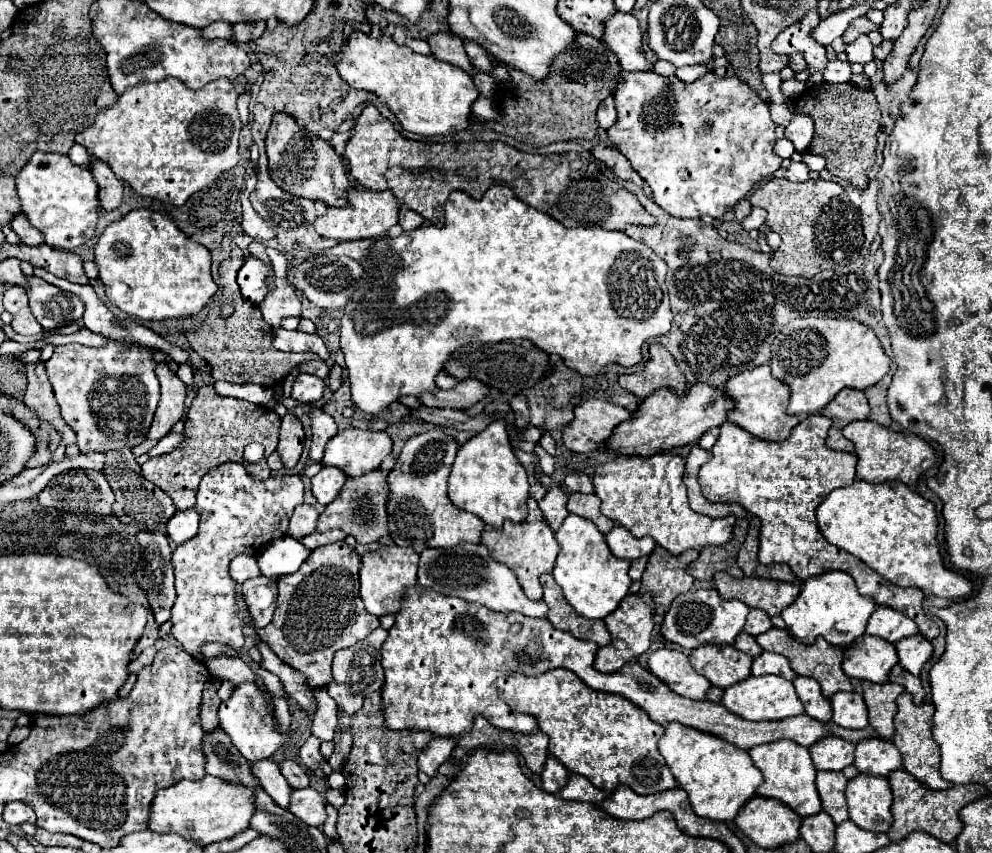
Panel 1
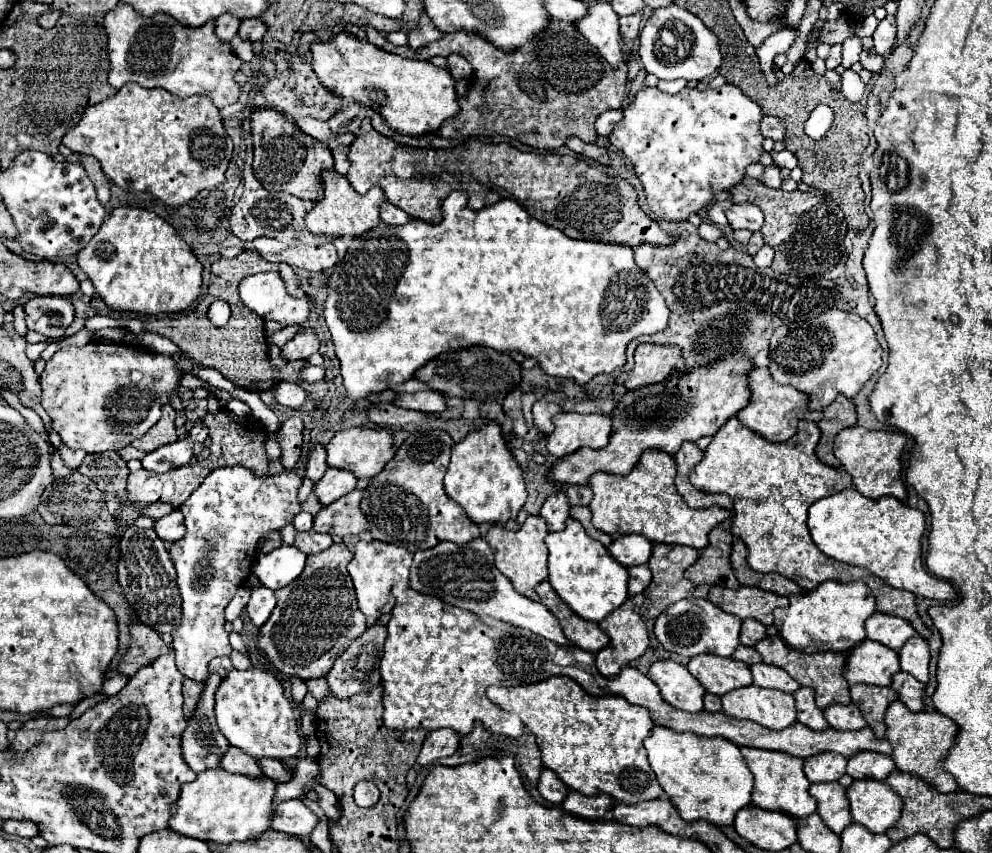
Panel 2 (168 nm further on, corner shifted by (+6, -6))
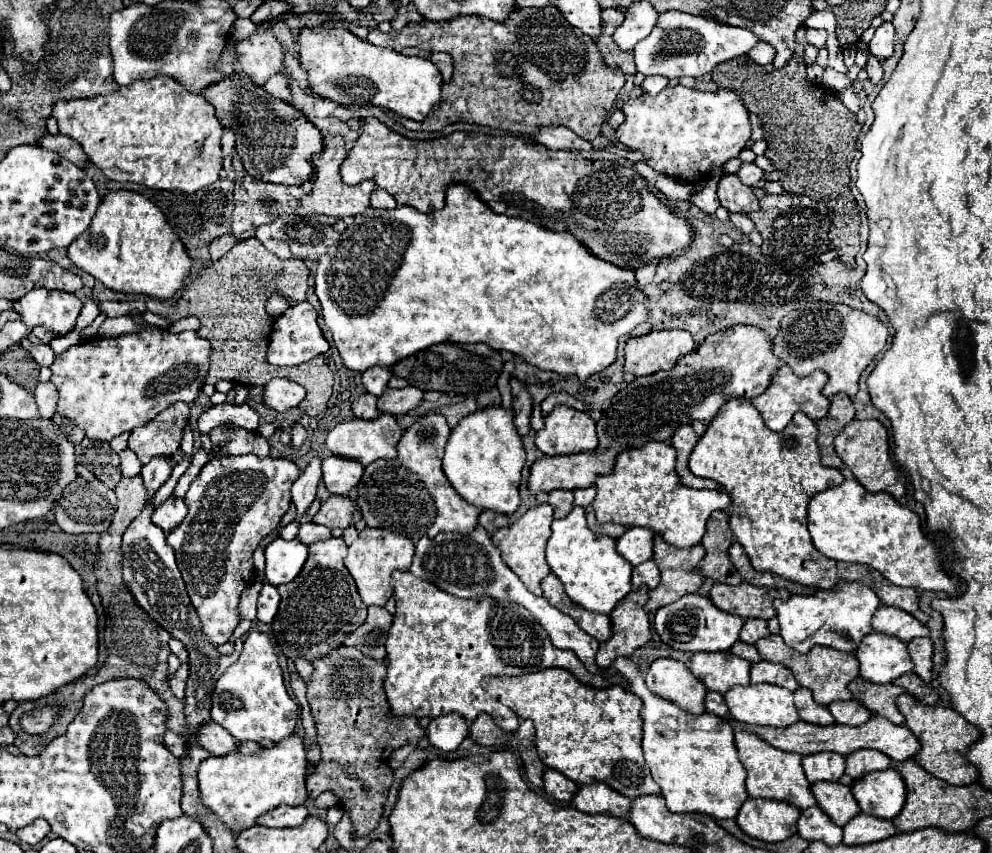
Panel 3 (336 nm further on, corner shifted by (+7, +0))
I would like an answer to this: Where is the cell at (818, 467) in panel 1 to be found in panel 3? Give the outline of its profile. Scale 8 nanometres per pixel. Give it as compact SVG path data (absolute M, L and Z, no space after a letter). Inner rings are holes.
M728 400L692 450L690 470L694 476L718 482L730 494L730 528L758 572L774 572L824 590L836 590L842 580L860 582L870 586L882 604L906 610L926 624L930 616L918 608L914 588L898 588L870 566L836 562L814 548L806 528L806 506L814 494L844 482L840 470L822 466L816 436L818 428L804 412L796 412L786 430L772 432L750 400Z

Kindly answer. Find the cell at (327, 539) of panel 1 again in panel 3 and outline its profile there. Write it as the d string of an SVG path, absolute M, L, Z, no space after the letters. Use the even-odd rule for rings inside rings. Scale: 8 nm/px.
M302 522L302 524L300 524L298 538L300 538L300 542L304 542L304 544L310 546L310 544L314 544L314 542L328 540L328 538L330 538L330 528L318 526L318 524L314 524L314 522Z

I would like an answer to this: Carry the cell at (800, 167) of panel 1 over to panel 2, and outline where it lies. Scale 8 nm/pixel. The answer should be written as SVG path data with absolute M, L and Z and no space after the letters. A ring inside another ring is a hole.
M769 166L769 168L765 170L765 174L761 176L761 182L763 182L765 186L769 186L769 188L781 188L781 184L783 184L781 170L779 170L777 166Z

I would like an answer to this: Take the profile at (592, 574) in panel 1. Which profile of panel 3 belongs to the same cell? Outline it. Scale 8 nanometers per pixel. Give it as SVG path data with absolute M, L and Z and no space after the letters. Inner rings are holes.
M574 506L574 510L566 518L554 520L552 528L554 532L546 546L546 560L552 572L564 584L570 600L590 612L610 614L616 604L632 590L632 564L618 554L616 540L610 536L594 534L586 524L586 514L582 506Z

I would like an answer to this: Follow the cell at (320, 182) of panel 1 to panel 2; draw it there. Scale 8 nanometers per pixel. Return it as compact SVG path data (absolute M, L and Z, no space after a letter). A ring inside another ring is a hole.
M259 108L257 112L251 114L251 132L253 132L253 152L255 152L253 172L265 190L285 192L311 202L321 200L323 196L321 172L335 168L333 154L325 144L301 132L297 124L289 120L285 114L265 108Z

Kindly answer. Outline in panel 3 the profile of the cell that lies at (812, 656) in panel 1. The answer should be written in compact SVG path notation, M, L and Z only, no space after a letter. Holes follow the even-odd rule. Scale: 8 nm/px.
M774 634L758 640L756 648L760 650L764 660L772 660L772 662L778 662L778 664L784 664L786 668L790 668L794 678L798 680L798 684L812 690L812 696L818 704L828 706L834 700L850 700L852 698L848 684L858 676L858 660L854 654L844 654L844 652L824 648L824 646L814 646L808 654L800 654L800 652L792 650L790 646L786 646L784 640Z

